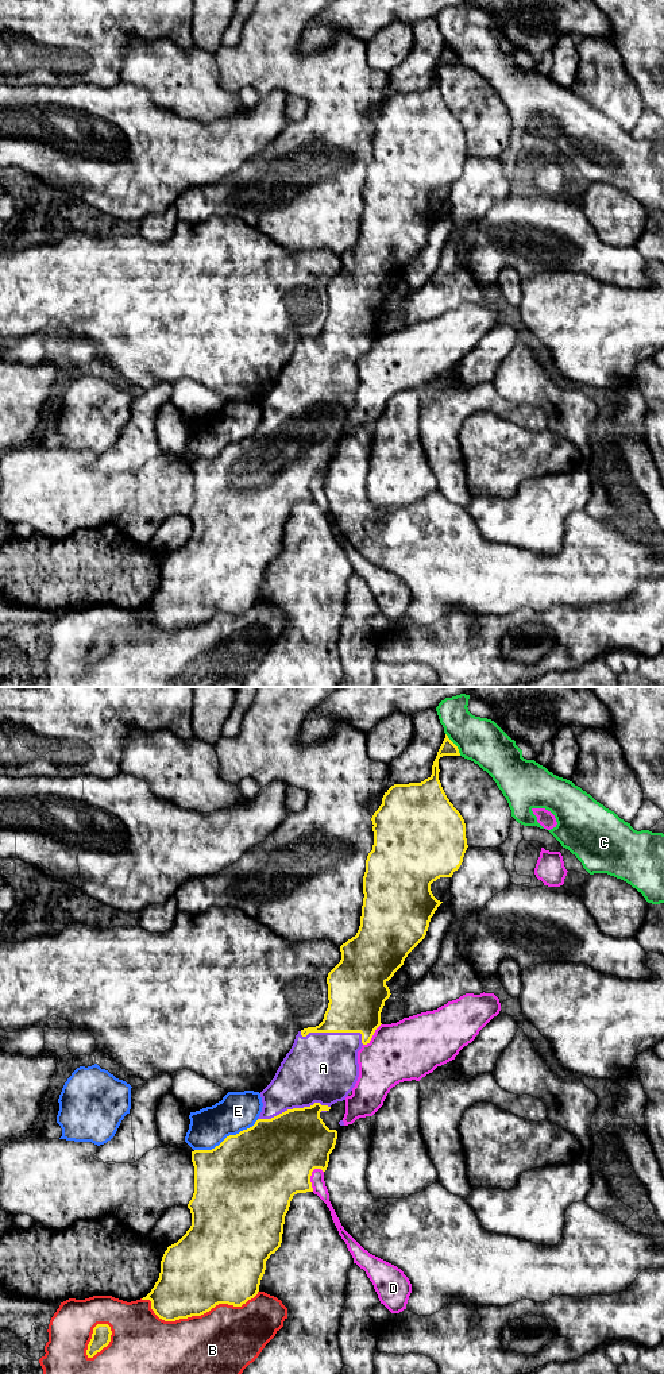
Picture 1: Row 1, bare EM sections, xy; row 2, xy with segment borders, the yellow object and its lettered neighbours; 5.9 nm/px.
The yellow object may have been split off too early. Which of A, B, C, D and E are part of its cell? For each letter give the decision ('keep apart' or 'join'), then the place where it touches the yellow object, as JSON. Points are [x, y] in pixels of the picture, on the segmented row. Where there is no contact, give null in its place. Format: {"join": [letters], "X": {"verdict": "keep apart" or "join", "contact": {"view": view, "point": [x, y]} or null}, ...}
{"join": ["A"], "A": {"verdict": "join", "contact": {"view": "xy", "point": [335, 1031]}}, "B": {"verdict": "keep apart", "contact": {"view": "xy", "point": [196, 1315]}}, "C": {"verdict": "keep apart", "contact": {"view": "xy", "point": [454, 744]}}, "D": {"verdict": "keep apart", "contact": {"view": "xy", "point": [309, 1177]}}, "E": {"verdict": "keep apart", "contact": {"view": "xy", "point": [227, 1137]}}}

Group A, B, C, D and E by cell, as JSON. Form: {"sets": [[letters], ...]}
{"sets": [["A"], ["B"], ["C"], ["D"], ["E"]]}

